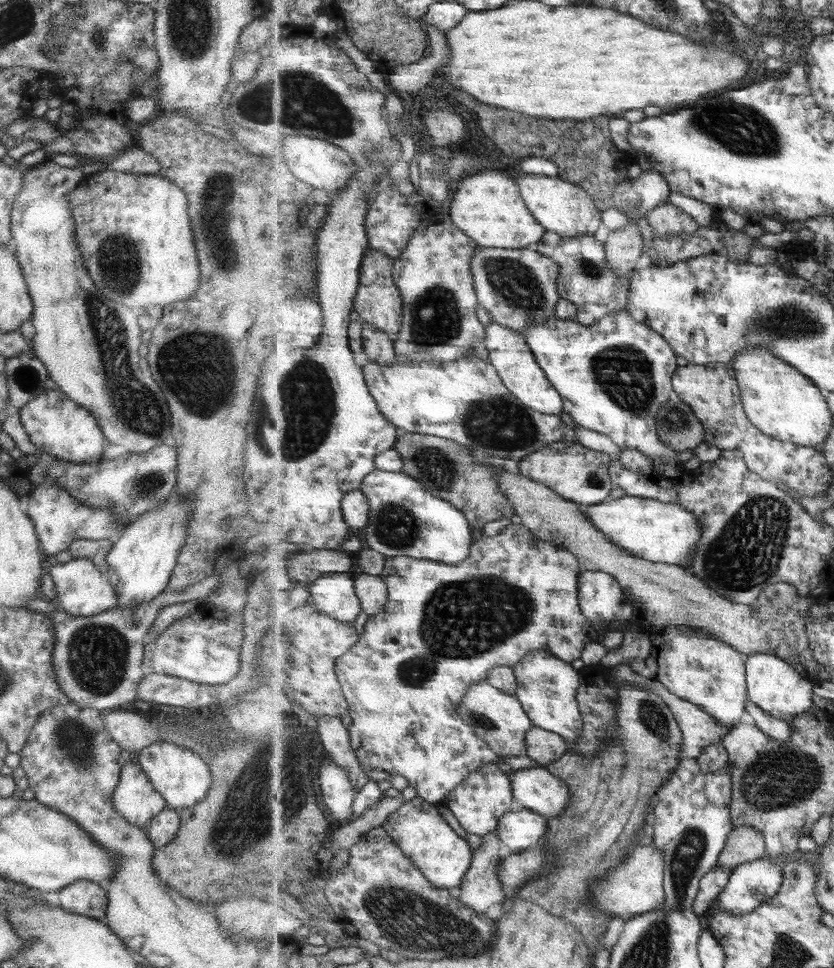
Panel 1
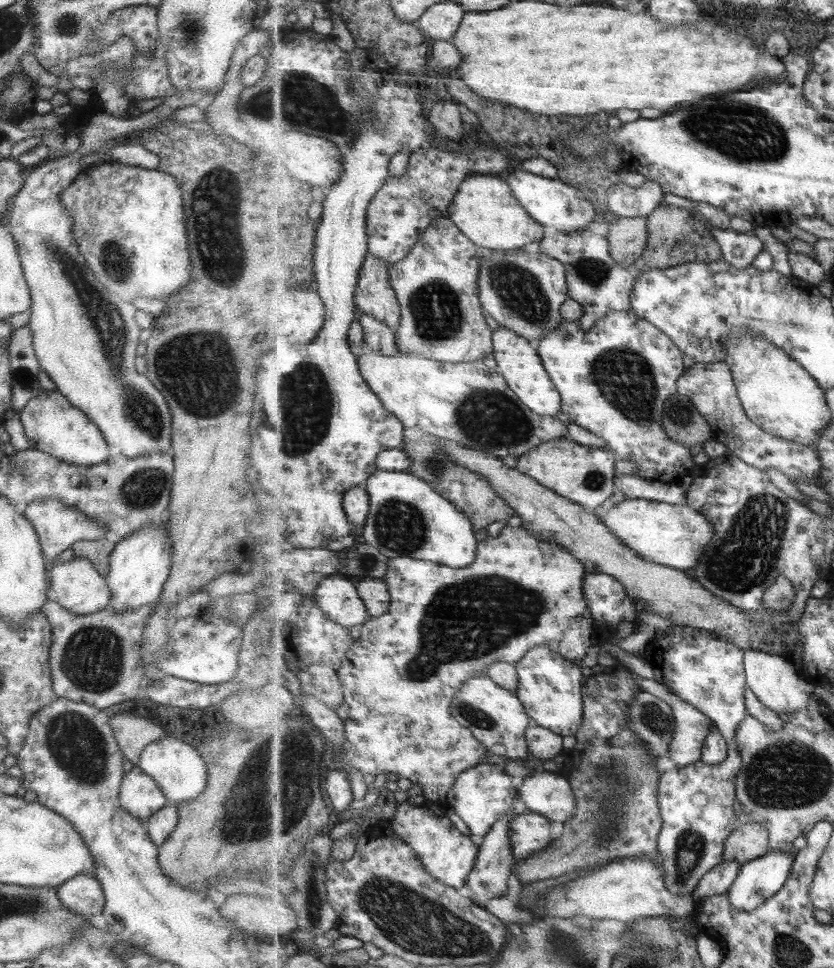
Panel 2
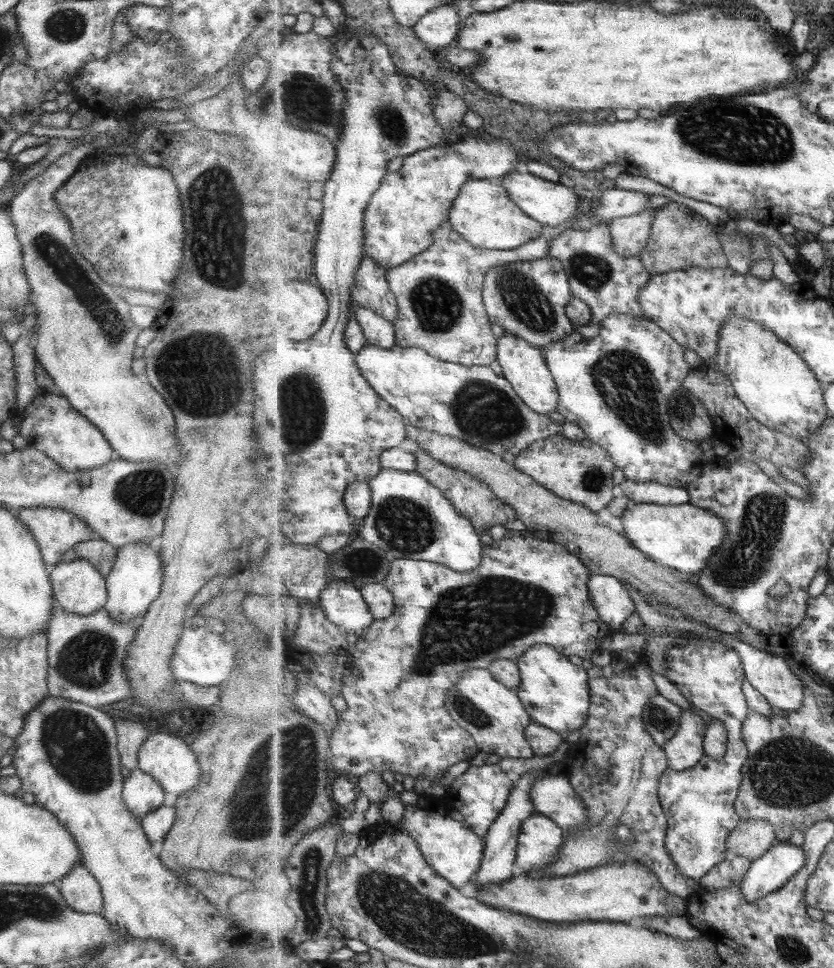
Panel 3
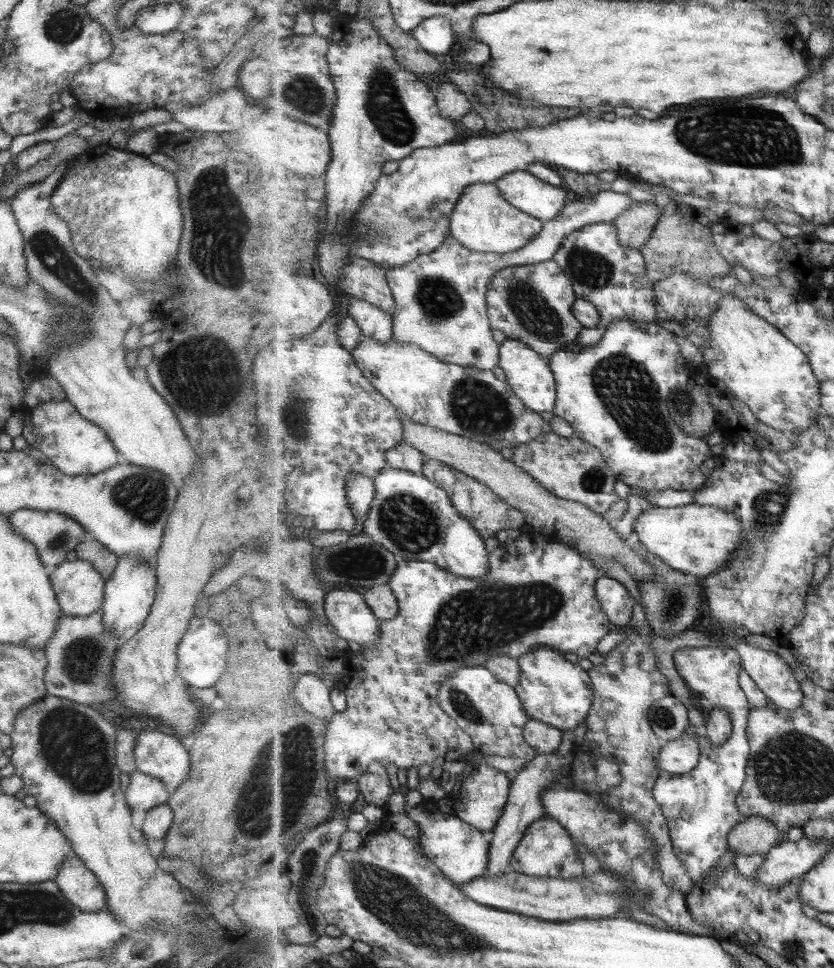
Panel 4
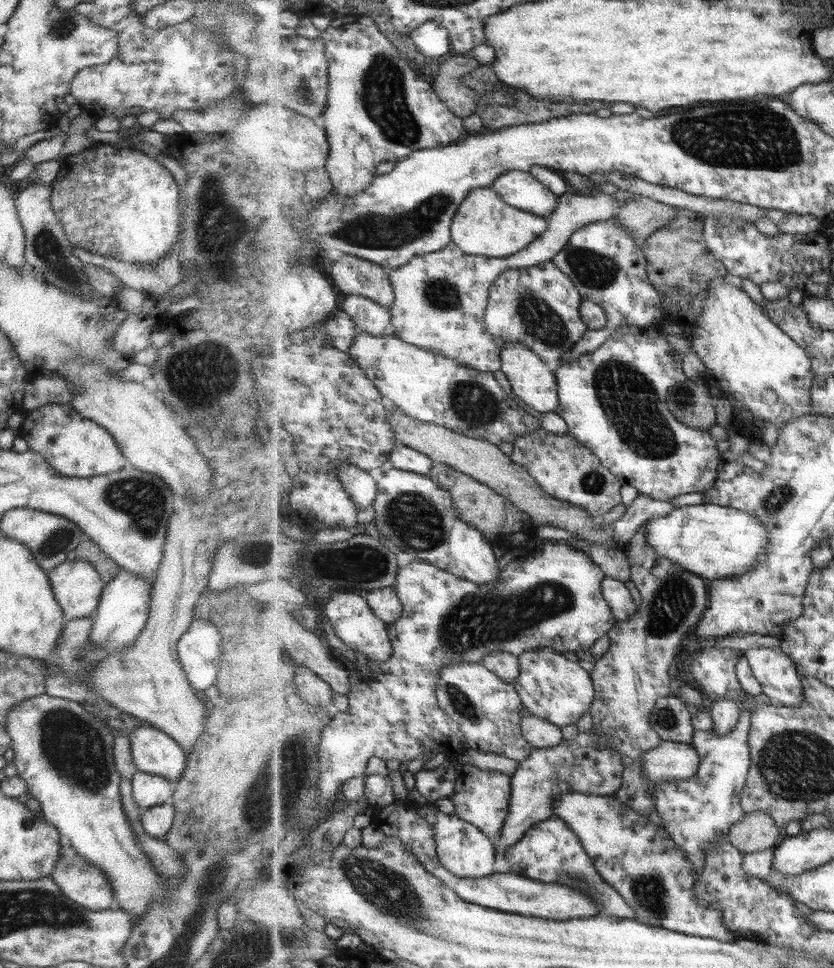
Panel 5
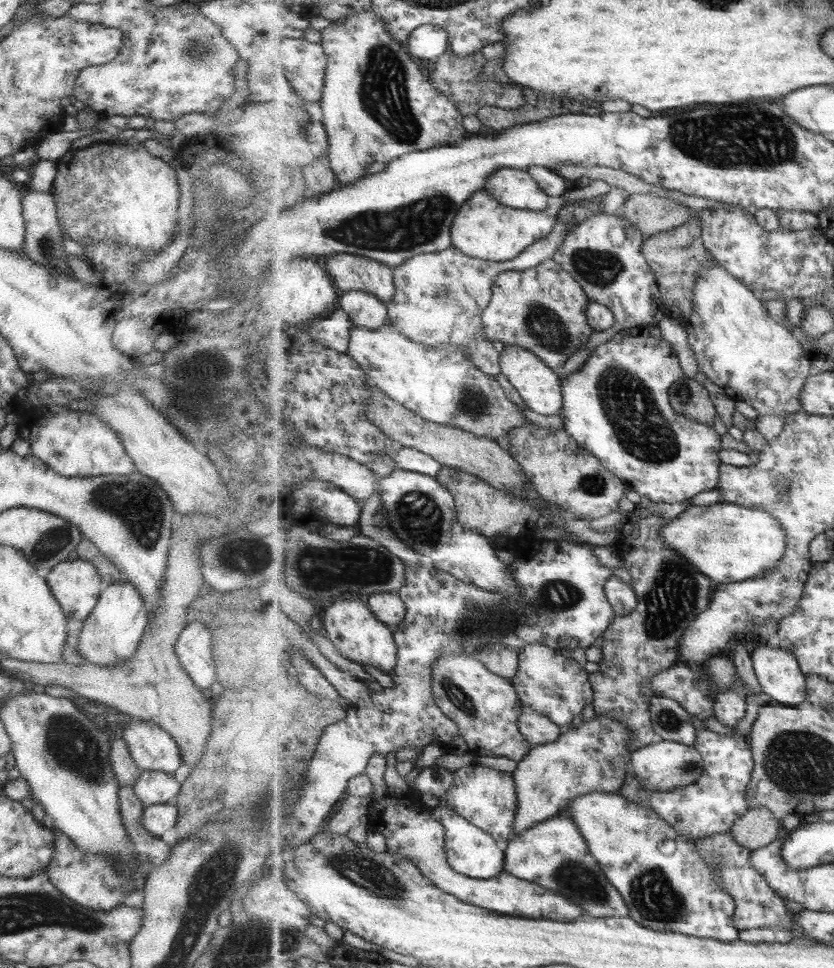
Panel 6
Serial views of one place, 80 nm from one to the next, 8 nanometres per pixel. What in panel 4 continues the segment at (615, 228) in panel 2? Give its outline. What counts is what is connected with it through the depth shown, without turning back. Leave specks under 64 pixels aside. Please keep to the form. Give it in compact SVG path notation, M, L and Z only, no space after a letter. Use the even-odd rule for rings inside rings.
M639 202L614 221L619 230L620 243L628 248L643 248L652 237L663 214L663 206L655 202Z

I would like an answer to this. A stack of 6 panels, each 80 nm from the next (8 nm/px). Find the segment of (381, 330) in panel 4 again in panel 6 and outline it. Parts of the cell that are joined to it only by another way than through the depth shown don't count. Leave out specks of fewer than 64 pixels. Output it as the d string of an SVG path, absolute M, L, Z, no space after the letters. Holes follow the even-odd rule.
M361 290L347 291L341 295L339 304L359 327L379 330L389 324L387 304L376 295Z

